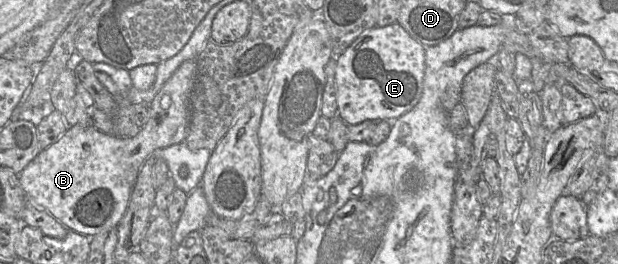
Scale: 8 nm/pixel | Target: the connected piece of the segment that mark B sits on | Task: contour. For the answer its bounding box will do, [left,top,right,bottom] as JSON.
[19,60,196,238]

